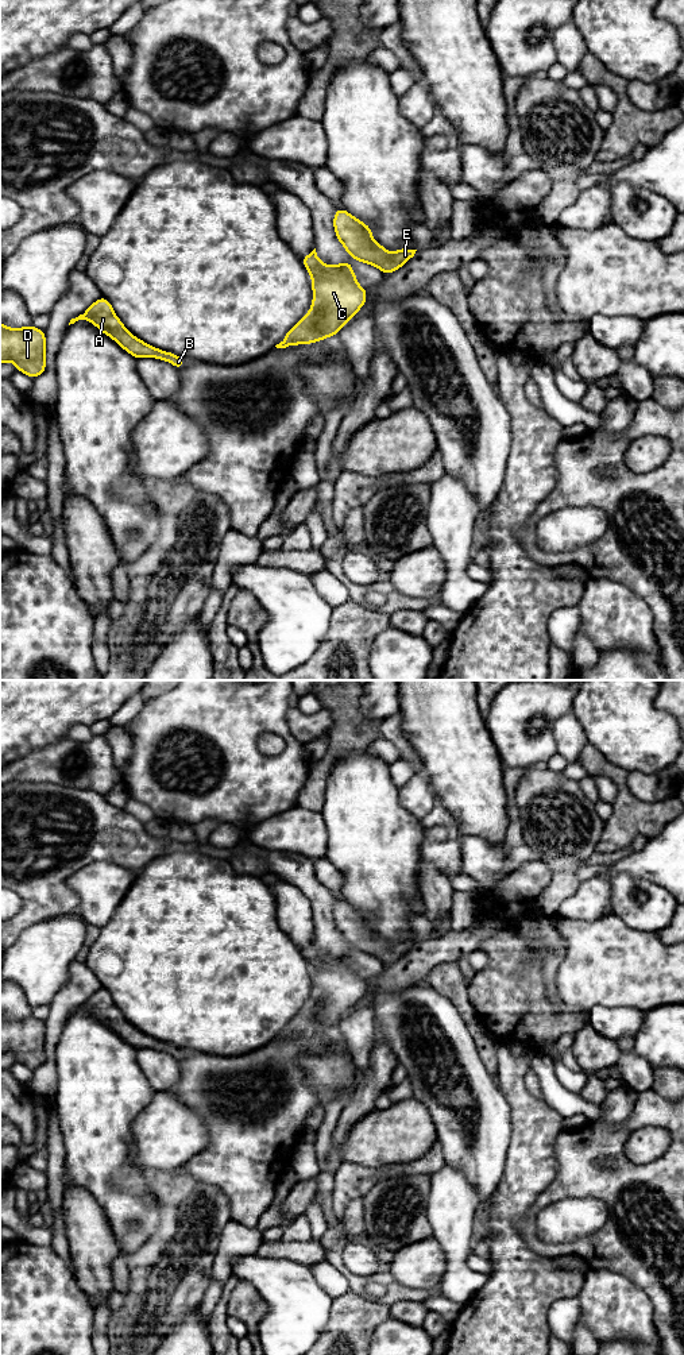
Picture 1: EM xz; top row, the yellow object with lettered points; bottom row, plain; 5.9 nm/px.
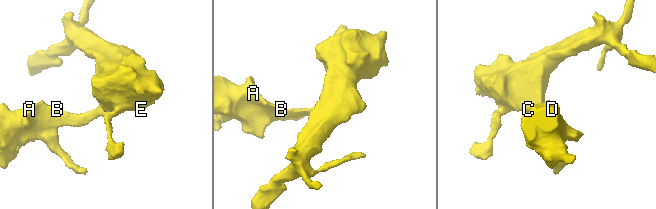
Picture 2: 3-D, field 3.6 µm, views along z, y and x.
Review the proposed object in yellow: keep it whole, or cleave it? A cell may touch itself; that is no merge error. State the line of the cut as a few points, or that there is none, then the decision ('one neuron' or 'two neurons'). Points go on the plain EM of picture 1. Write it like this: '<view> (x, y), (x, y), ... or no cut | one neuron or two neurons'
xz (306, 1004), (315, 1010), (315, 1015), (328, 1027) | two neurons

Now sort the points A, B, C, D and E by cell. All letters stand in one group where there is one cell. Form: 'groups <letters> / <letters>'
groups A B D / C E

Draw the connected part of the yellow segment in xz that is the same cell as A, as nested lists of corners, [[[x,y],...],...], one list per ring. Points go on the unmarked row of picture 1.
[[[103,987],[97,992],[94,992],[82,1005],[72,1010],[69,1016],[74,1015],[78,1011],[90,1012],[97,1020],[115,1031],[135,1050],[155,1049],[171,1054],[177,1061],[185,1058],[183,1049],[173,1043],[152,1038],[134,1027],[116,1007],[112,995]]]

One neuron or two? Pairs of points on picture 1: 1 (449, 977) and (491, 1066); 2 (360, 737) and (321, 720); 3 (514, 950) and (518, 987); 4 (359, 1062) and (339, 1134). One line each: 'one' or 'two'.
1: one
2: two
3: one
4: two

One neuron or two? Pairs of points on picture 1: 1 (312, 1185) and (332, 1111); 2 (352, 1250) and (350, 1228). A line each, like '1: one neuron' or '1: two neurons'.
1: two neurons
2: two neurons

